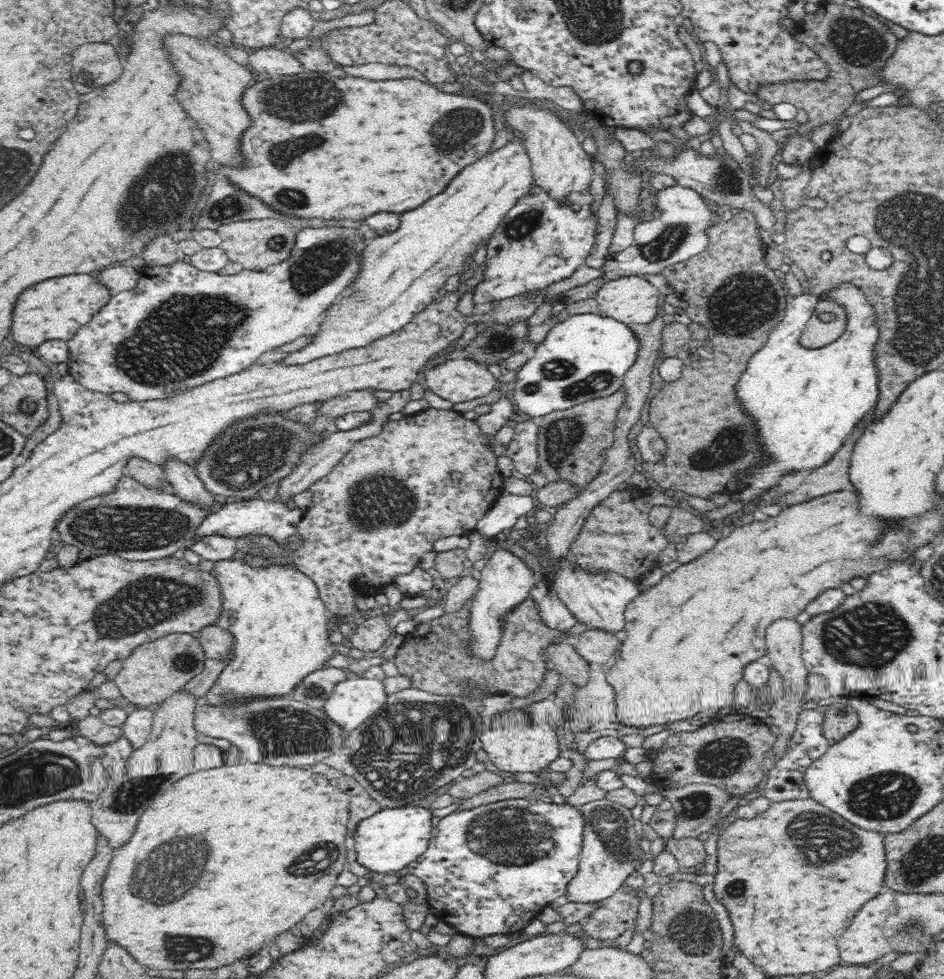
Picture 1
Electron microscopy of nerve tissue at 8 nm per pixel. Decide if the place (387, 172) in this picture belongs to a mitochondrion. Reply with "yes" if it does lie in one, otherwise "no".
no

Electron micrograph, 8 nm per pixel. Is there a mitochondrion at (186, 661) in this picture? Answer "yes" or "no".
yes

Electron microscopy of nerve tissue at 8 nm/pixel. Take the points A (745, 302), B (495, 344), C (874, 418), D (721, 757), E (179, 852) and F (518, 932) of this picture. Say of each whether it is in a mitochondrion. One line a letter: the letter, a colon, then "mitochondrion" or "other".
A: mitochondrion
B: mitochondrion
C: other
D: mitochondrion
E: mitochondrion
F: other

